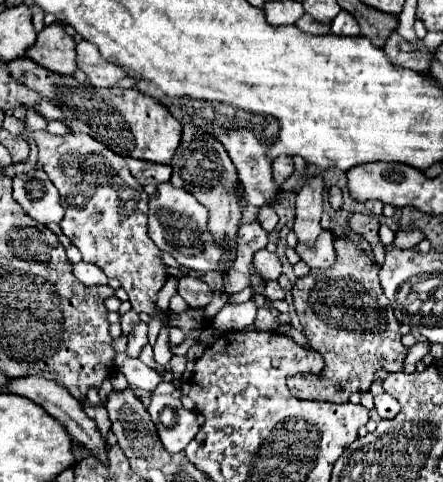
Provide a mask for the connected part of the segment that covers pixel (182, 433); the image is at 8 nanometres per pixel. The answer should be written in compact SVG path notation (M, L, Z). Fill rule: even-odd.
M152 395L148 413L168 453L184 451L184 447L194 439L200 429L196 415L184 409L180 399L172 395Z

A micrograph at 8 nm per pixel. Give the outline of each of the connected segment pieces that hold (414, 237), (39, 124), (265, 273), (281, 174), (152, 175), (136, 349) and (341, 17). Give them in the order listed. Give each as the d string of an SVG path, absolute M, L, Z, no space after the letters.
M398 231L398 237L394 239L394 247L398 249L410 249L418 241L422 241L424 235L420 231Z
M28 109L28 115L26 115L26 121L28 121L28 125L32 127L32 129L36 129L36 131L40 131L40 129L46 129L46 125L48 125L48 121L36 111L36 109Z
M266 249L258 251L254 255L254 267L262 273L262 277L268 281L268 279L278 279L280 273L282 273L282 265L280 265L280 259L276 253L270 253Z
M288 157L276 159L276 163L272 165L272 171L274 171L274 179L278 181L278 185L282 185L284 179L292 173L292 159L288 159Z
M126 157L126 163L130 167L130 173L136 177L140 185L160 185L168 183L172 175L170 165L158 165L152 161L140 161L134 157Z
M138 323L138 325L130 331L130 335L128 335L126 355L138 359L144 345L148 345L148 327L146 327L146 323Z
M340 11L334 21L332 21L332 33L336 35L360 35L360 25L356 23L356 19L348 13L348 11Z

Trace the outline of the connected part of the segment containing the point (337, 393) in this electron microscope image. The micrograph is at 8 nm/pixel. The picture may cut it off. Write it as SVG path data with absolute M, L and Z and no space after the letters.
M336 239L336 267L330 271L310 271L306 277L298 279L292 289L294 309L304 327L306 339L312 349L318 349L326 361L320 375L296 374L287 379L288 389L294 397L300 399L316 399L316 401L332 401L346 403L354 391L368 391L372 385L372 375L378 369L386 369L390 373L402 369L402 361L406 357L406 347L400 343L398 321L388 305L388 299L378 281L378 263L372 263L362 249L358 249L352 241Z

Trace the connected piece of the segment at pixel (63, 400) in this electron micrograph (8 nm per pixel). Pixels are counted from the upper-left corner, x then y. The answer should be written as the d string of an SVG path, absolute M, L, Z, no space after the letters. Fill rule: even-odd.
M24 377L24 379L12 379L12 383L8 385L8 391L16 393L16 395L22 395L22 397L38 403L40 407L44 407L48 411L48 415L52 415L56 421L60 421L66 427L66 431L72 435L74 441L78 441L80 445L84 445L86 449L90 449L90 453L96 455L102 463L108 462L106 455L108 444L100 439L96 423L92 423L92 419L86 417L86 413L82 409L82 403L76 401L76 399L72 399L72 395L68 395L68 391L64 391L64 387L60 387L58 383L48 381L48 379Z

